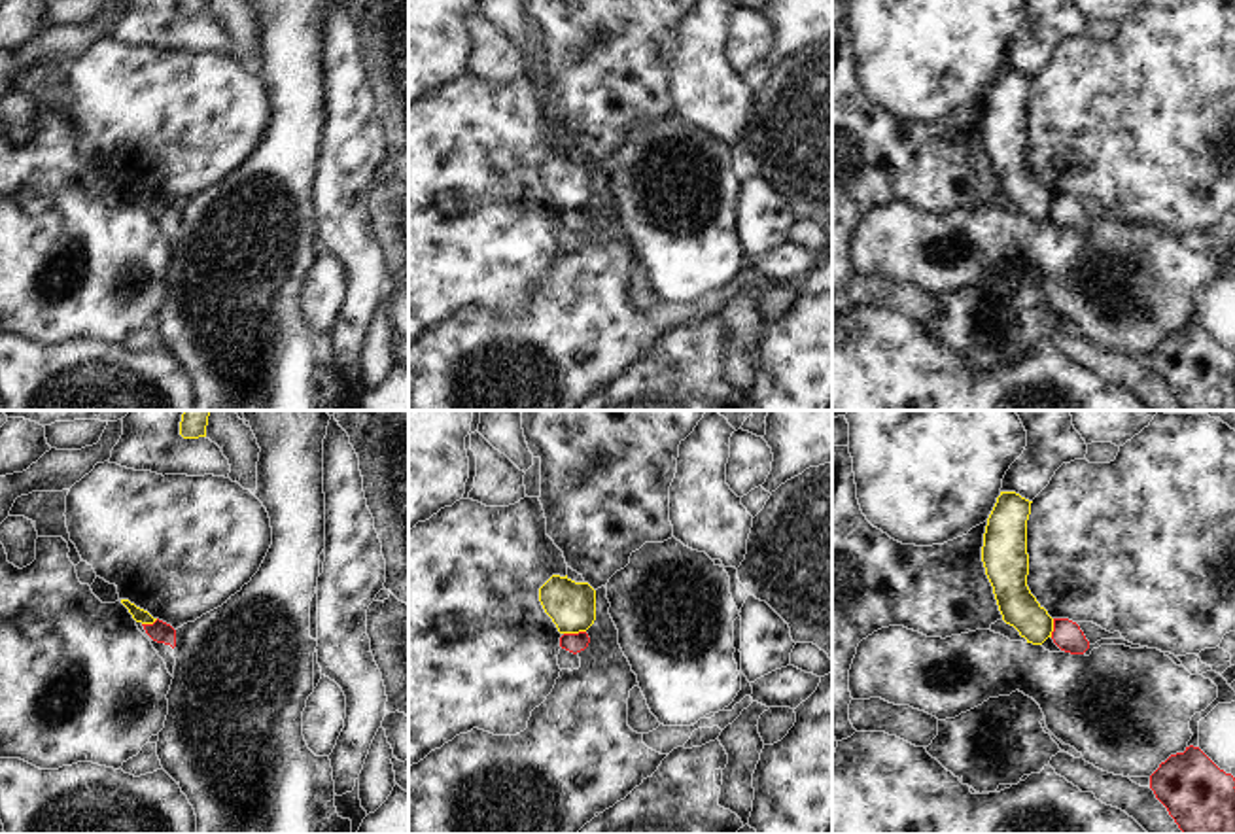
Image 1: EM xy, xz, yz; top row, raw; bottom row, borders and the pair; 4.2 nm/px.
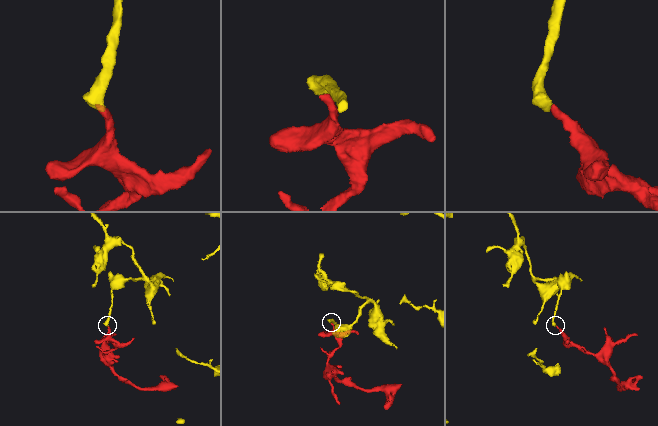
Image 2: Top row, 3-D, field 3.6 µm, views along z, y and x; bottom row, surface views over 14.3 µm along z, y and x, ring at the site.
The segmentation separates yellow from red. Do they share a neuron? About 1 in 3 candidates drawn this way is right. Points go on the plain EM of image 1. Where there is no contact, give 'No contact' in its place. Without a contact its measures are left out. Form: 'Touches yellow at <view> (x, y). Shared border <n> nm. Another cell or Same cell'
Touches yellow at xz (574, 208). Shared border 100 nm. Another cell

